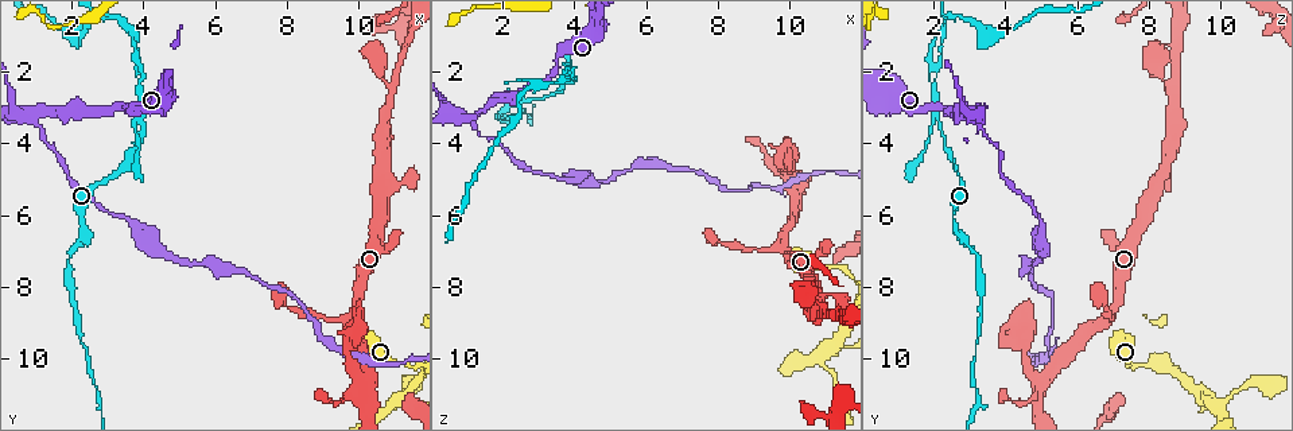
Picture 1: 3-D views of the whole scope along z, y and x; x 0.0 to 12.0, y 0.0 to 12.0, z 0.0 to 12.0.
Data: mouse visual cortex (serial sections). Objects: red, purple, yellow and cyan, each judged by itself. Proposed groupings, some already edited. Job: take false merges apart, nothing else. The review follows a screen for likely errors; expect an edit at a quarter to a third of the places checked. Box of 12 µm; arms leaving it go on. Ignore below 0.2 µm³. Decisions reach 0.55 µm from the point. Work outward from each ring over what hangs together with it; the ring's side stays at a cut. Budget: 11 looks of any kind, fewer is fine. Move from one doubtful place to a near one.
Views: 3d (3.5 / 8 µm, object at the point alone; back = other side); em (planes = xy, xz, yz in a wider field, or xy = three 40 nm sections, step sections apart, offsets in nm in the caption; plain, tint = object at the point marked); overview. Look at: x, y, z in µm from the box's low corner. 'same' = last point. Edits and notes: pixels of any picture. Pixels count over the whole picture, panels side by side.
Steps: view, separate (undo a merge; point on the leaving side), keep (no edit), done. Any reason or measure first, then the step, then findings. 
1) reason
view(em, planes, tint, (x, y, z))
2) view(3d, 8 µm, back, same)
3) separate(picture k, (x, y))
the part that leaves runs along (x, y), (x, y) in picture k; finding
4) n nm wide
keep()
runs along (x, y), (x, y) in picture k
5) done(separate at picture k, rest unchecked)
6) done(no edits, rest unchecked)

a narrow waist
view(3d, 8 µm, (9.9, 10.6, 4.9))

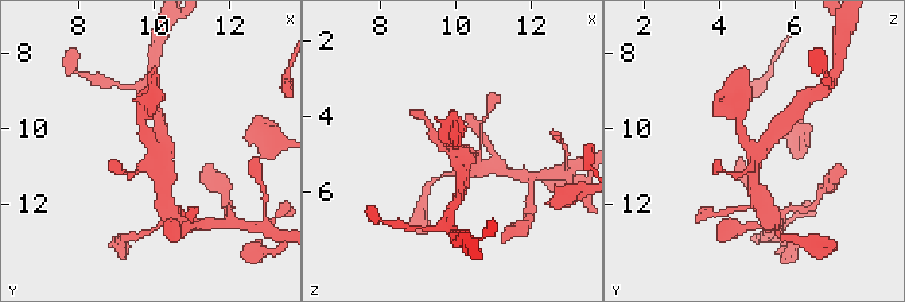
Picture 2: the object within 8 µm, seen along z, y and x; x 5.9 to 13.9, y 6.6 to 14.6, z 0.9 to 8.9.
zoom in
view(3d, 3.5 µm, (9.9, 10.6, 4.9))

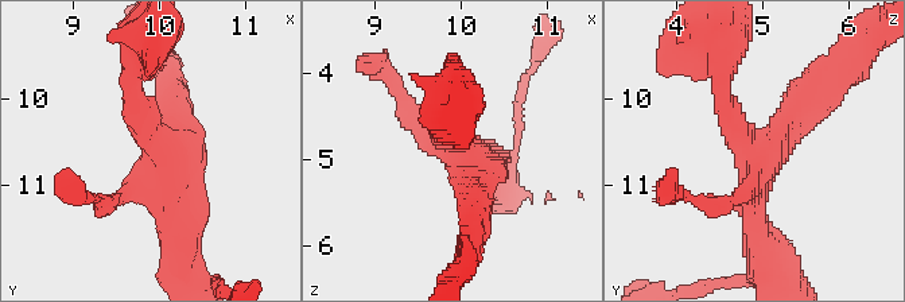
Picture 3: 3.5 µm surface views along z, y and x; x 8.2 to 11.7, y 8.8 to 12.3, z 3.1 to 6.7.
keep()
runs along (474, 223), (478, 171), (432, 119) in picture 3; continuous, no second cell

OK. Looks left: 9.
three-way junction
view(3d, 8 µm, (11.0, 11.2, 9.8))

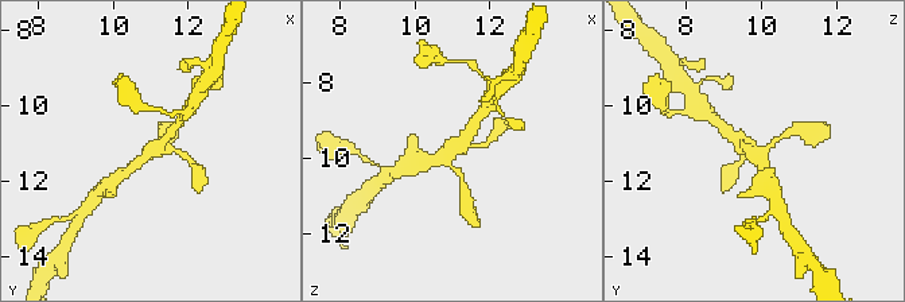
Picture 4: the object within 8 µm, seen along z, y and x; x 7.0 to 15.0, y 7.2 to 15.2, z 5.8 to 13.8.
view(em, xy, step 5, tint, (11.0, 11.2, 9.8))

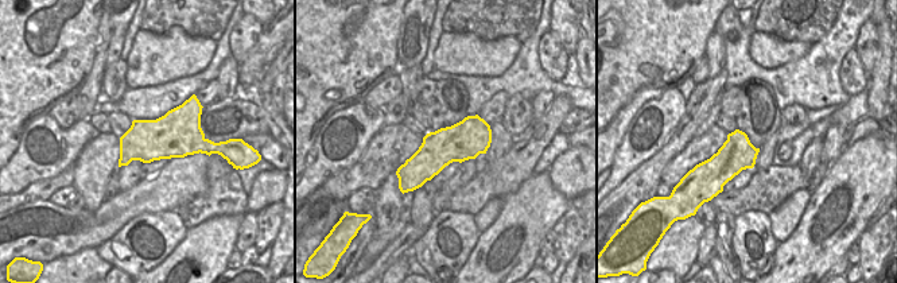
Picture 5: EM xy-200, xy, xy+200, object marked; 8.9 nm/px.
340 nm wide
keep()
runs along (486, 128), (443, 146), (402, 179) in picture 5; continuous, no second cell

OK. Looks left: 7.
narrows sharply
view(3d, 3.5 µm, (2.0, 7.3, 3.3))

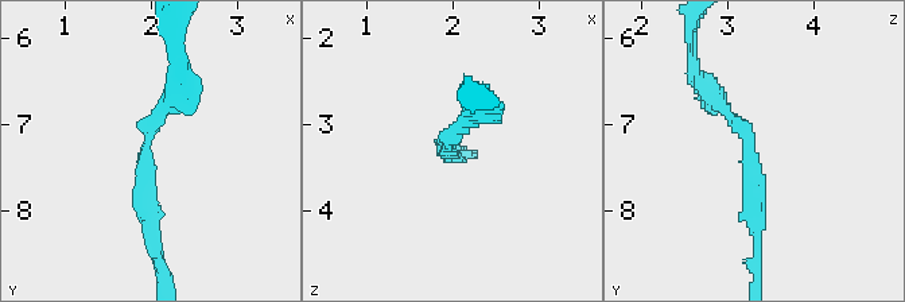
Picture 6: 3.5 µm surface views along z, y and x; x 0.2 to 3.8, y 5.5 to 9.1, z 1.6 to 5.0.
arms of 200, 250 nm; shape alone is not enough
view(em, xy, step 1, tint, (1.95, 7.20, 3.30))

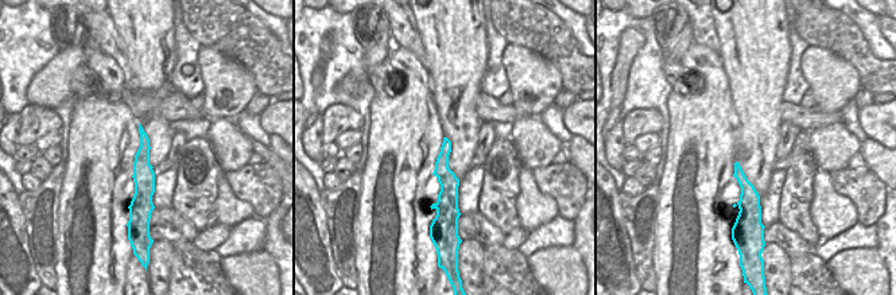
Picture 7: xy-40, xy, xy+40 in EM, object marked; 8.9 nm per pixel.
view(em, xy, step 2, tint, same)

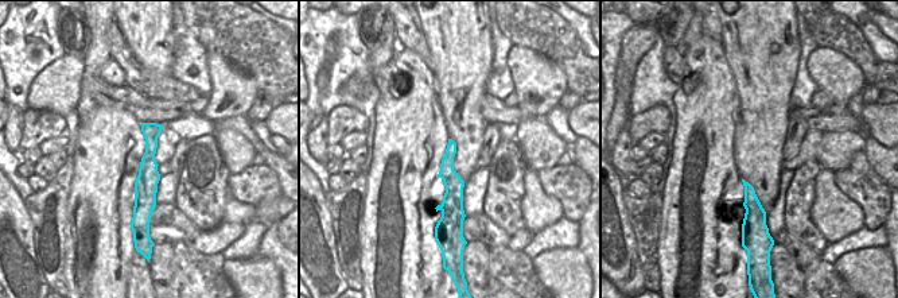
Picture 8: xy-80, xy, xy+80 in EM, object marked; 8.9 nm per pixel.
keep()
runs along (699, 77), (750, 144), (757, 235) in picture 6; continuous, no second cell

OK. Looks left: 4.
view(3d, 8 µm, (0.9, 3.1, 3.2))

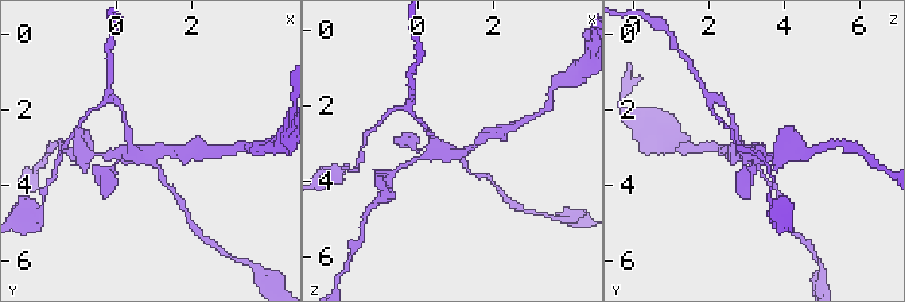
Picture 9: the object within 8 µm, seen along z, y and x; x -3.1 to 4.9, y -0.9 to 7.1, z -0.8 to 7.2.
shape alone is not enough
view(em, planes, tint, (1.0, 3.2, 3.3))

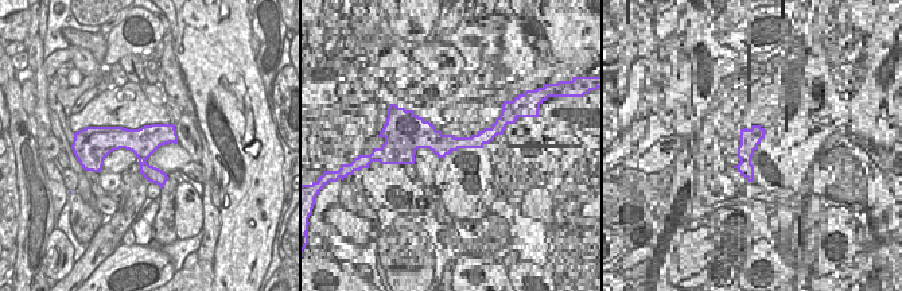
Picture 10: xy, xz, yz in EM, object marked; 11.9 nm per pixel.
separate(picture 9, (412, 139))
border along (139, 159), (144, 162) in picture 10; a second cell is stuck on

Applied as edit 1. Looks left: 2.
done(separate at picture 9, rest unchecked)

